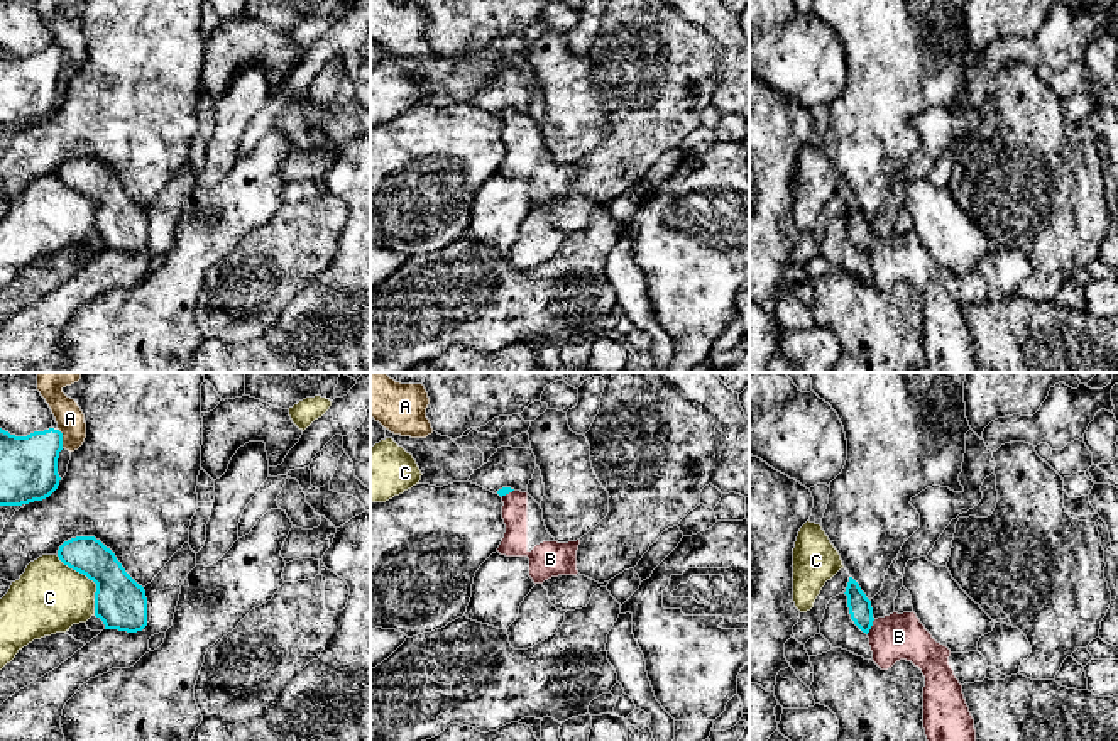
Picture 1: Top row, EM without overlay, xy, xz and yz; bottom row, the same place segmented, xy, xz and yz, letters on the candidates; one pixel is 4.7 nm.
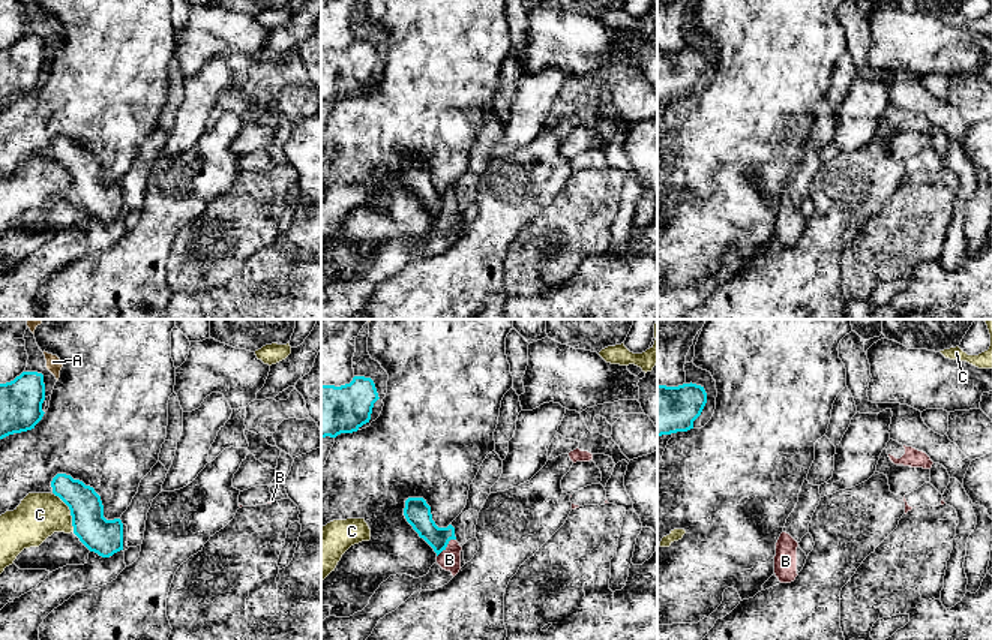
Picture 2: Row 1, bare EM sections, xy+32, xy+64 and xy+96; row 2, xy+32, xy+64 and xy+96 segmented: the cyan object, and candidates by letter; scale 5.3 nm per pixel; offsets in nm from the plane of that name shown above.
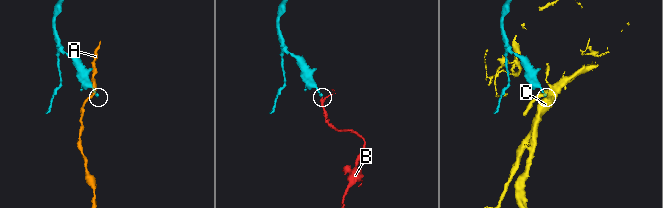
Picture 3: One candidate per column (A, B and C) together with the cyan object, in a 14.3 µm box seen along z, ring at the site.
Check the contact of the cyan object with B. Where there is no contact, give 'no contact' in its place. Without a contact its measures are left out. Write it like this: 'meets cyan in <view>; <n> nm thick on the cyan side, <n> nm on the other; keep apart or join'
meets cyan in yz; 110 nm thick on the cyan side, 220 nm on the other; join

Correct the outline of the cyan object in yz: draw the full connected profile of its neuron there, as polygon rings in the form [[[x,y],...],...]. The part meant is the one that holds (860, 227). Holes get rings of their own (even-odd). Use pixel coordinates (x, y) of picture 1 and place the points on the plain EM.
[[[852,198],[844,215],[851,240],[868,255],[873,283],[881,291],[900,281],[922,291],[923,350],[930,372],[978,372],[974,340],[949,286],[951,271],[932,259],[913,232],[874,240],[871,222]]]

